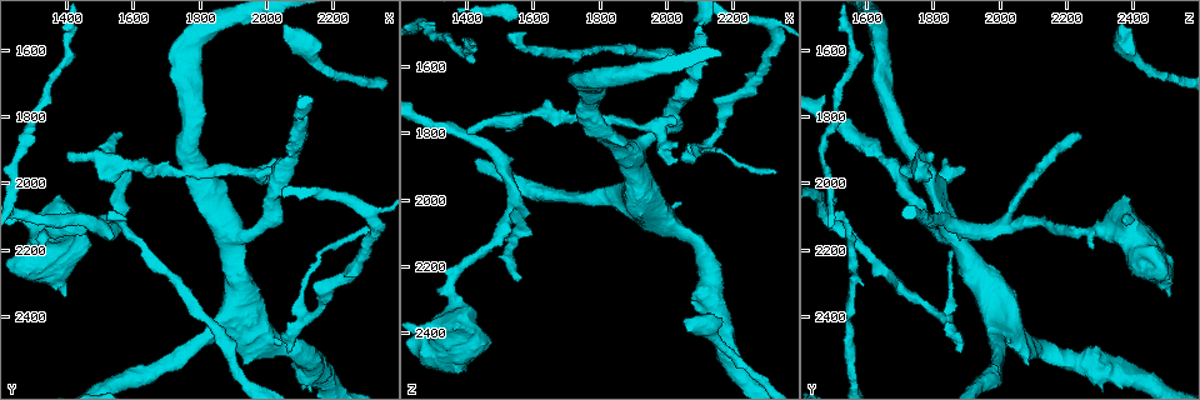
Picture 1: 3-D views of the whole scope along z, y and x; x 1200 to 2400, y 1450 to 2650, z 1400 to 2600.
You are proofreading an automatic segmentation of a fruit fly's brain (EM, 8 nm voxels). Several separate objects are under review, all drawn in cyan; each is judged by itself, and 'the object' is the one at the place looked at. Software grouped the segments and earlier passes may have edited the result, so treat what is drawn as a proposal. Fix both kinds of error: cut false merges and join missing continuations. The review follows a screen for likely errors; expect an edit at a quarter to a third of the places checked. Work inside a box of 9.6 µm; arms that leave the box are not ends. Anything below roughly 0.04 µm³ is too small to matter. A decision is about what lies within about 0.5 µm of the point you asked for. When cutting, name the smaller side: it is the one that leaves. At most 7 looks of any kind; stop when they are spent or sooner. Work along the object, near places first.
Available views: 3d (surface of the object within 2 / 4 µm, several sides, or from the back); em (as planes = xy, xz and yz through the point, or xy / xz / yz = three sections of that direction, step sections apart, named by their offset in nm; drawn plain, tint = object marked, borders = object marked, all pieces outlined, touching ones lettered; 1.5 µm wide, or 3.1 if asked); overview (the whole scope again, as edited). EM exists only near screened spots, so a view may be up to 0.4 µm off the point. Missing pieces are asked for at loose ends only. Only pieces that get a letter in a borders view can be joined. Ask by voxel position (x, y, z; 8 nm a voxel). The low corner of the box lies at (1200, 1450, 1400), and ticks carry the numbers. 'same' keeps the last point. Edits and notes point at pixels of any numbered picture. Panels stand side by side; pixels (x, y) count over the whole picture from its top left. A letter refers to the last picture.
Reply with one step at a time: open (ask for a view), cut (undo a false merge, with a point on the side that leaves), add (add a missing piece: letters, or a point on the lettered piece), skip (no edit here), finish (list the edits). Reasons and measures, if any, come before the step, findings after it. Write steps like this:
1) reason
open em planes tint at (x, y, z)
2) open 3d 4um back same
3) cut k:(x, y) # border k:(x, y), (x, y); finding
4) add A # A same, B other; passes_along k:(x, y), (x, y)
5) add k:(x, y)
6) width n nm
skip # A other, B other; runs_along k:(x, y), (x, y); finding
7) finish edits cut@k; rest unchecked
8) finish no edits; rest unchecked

an open end
open em planes borders at (1570, 1840, 2240)

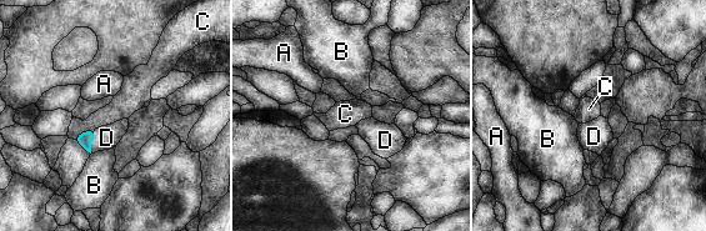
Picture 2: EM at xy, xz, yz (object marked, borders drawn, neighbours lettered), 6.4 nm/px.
add D # A other, B other, C other, D same; passes_along 2:(84, 139), (90, 141), (106, 137); it goes on there

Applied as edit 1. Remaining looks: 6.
open overview

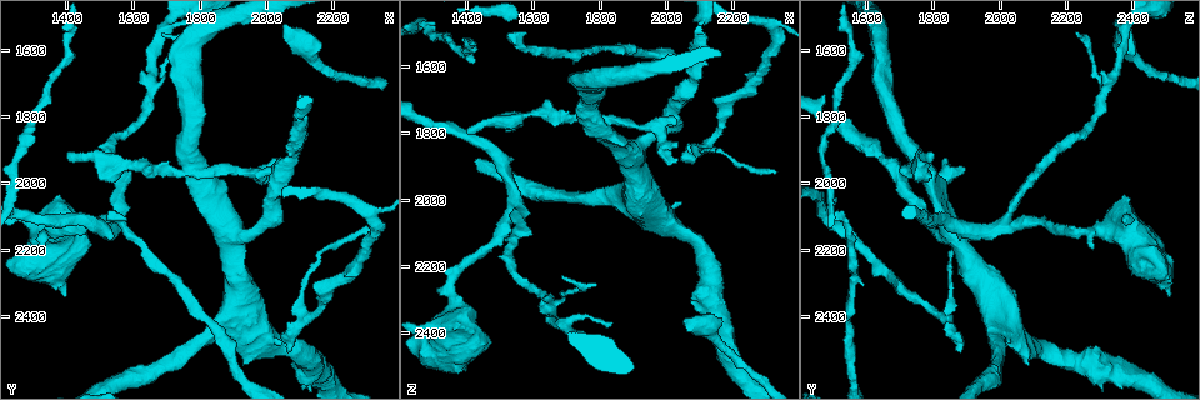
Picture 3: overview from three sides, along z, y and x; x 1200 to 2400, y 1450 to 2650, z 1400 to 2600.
looks like a crossing
open 3d 2um back at (1770, 1940, 1760)

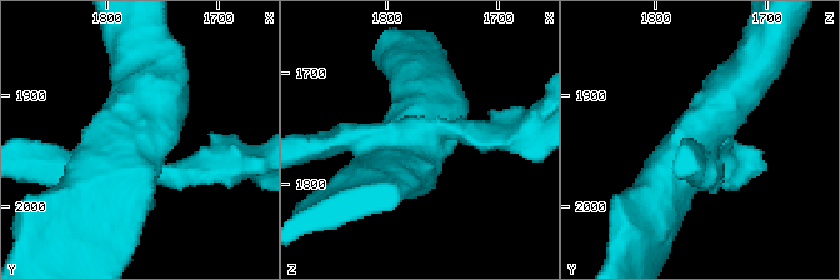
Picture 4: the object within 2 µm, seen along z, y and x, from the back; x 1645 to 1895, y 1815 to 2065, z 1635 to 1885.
arms 4; shape alone is not enough
open em planes tint at (1772, 1938, 1762)

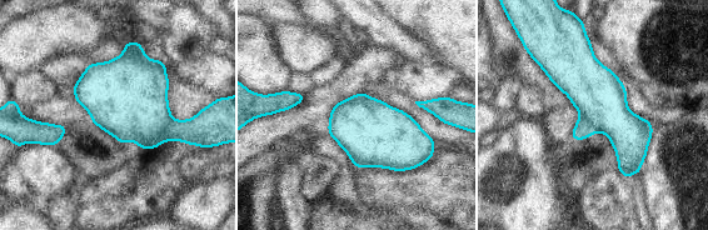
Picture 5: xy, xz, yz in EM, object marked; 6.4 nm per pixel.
what lies round it
open em planes borders same

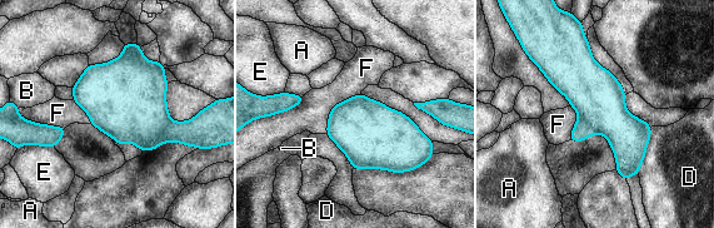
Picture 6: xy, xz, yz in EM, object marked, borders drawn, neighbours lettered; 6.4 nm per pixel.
cut 6:(195, 132) # A other, B other, D other, E other, F other; border 6:(170, 120), (143, 149); two neurons meet here

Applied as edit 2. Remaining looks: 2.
finish edits add@2, cut@6; rest unchecked

